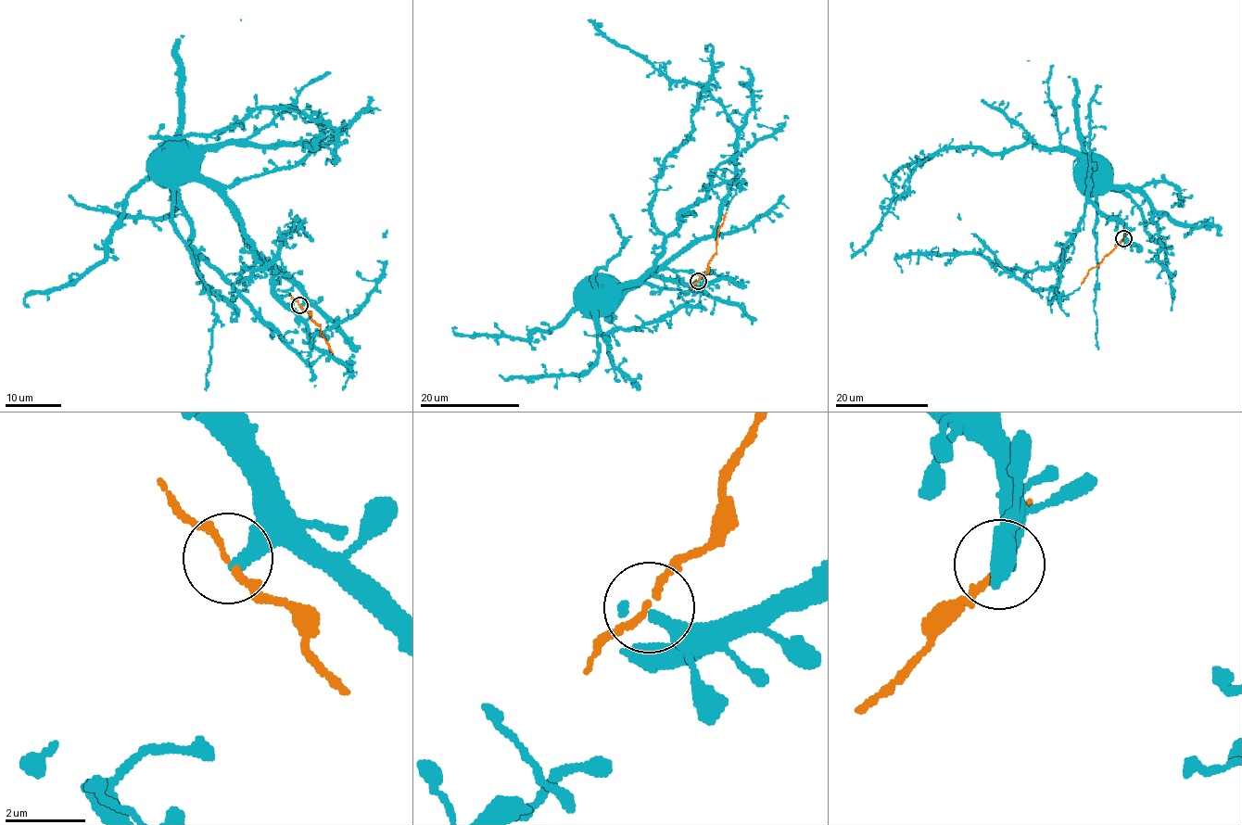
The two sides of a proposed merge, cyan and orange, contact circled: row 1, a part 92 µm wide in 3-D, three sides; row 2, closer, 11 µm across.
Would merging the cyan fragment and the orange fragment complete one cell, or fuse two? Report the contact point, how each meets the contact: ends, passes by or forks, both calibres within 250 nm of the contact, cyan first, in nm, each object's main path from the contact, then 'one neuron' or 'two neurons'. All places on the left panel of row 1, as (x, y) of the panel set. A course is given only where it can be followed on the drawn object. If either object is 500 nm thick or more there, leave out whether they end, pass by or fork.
at (299, 305); cyan ends there; orange passes by; 360 nm thick on the cyan side, 130 nm on the other; cyan runs (299, 305), (199, 162), (245, 140), (315, 147), (318, 117), (250, 109), (178, 138), (157, 134), (164, 124); orange runs (299, 304), (309, 312), (311, 320), (321, 326), (322, 336), (333, 355); one neuron

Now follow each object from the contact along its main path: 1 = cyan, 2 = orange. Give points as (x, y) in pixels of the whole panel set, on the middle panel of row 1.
1: (699, 282), (649, 273), (620, 290), (712, 234), (734, 177), (736, 130), (705, 89), (666, 79), (602, 26)
2: (699, 281), (716, 251), (717, 231), (727, 212)

